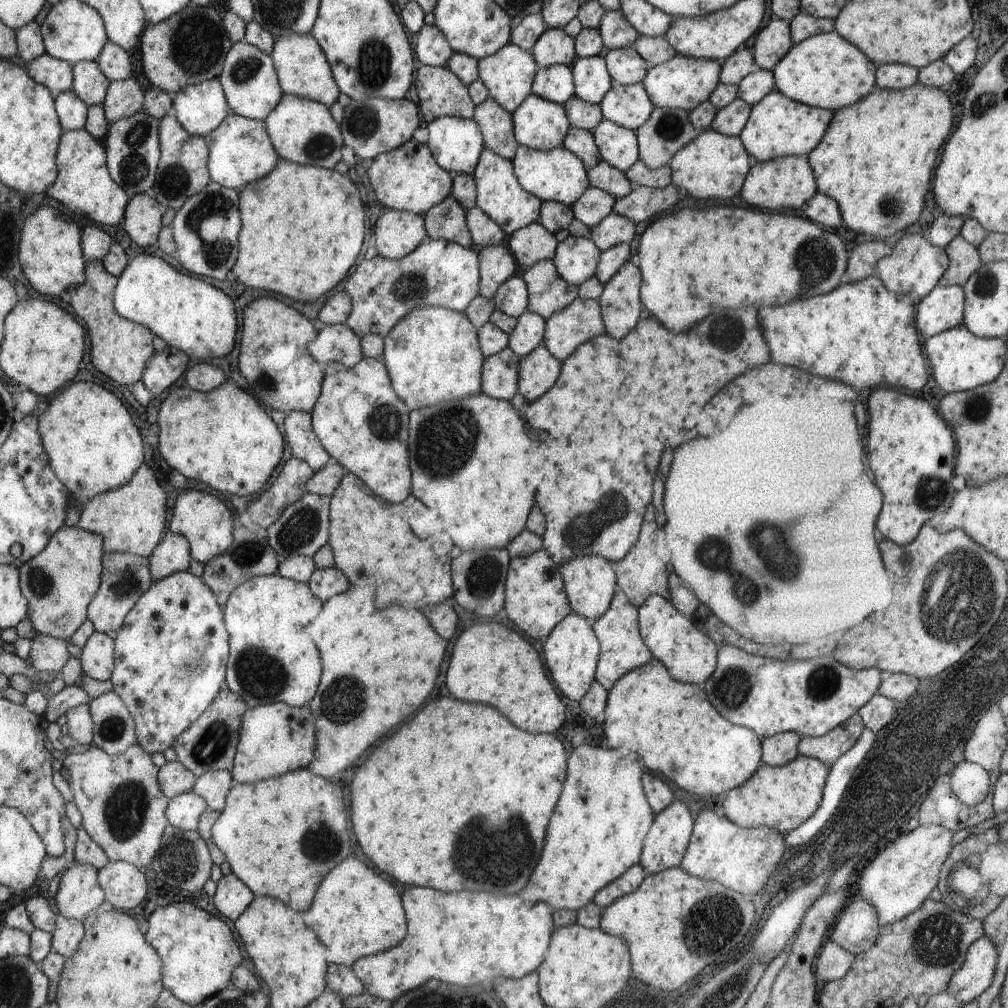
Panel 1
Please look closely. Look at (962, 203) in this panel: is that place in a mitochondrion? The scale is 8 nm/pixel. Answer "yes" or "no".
no

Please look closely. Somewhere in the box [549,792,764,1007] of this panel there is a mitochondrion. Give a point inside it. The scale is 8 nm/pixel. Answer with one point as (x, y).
(712, 922)

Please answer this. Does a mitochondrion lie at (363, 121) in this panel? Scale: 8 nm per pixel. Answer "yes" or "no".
yes

